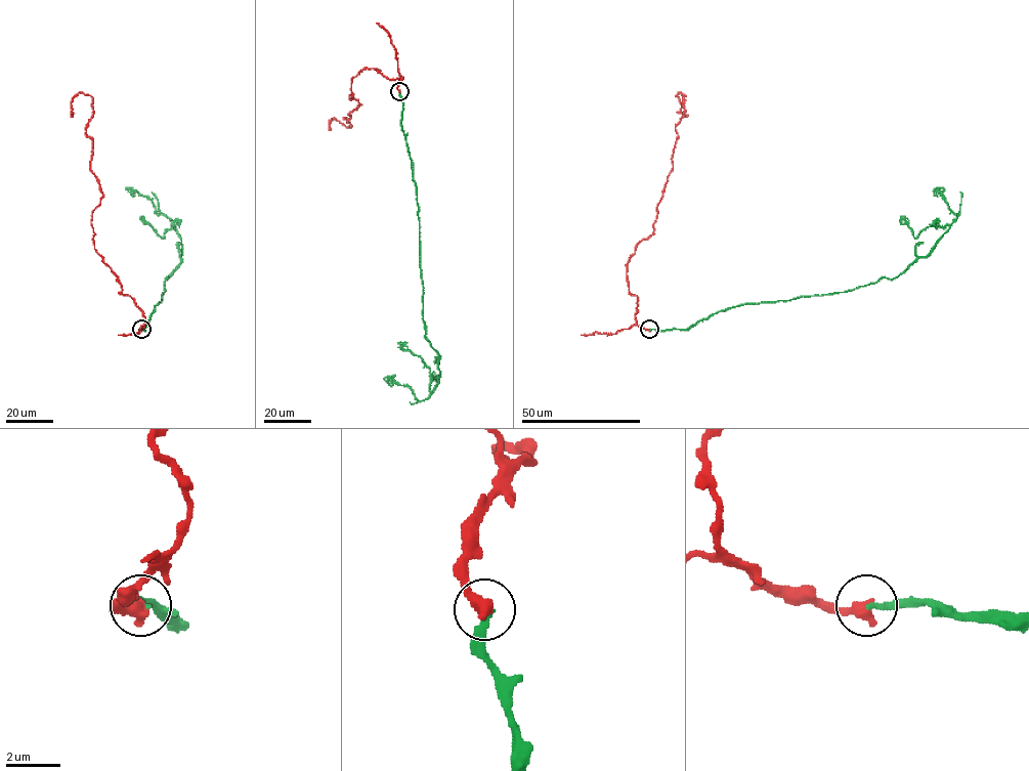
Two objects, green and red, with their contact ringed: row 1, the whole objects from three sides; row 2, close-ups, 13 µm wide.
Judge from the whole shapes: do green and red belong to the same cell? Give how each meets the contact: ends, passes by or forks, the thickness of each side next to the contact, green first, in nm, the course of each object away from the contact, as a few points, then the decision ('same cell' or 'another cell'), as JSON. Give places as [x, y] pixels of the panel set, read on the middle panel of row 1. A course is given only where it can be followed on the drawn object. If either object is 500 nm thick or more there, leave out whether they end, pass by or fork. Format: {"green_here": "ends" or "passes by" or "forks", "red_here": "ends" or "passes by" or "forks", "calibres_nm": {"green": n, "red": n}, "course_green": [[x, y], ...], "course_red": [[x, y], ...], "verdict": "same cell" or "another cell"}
{"calibres_nm": {"green": 260, "red": 500}, "course_green": [[399, 91], [400, 128], [418, 206], [422, 319], [439, 360], [439, 381], [431, 392], [430, 369], [398, 343]], "course_red": [[399, 91], [403, 78], [362, 69], [349, 96], [360, 104], [344, 118], [351, 127], [333, 119], [331, 130]], "verdict": "another cell"}

